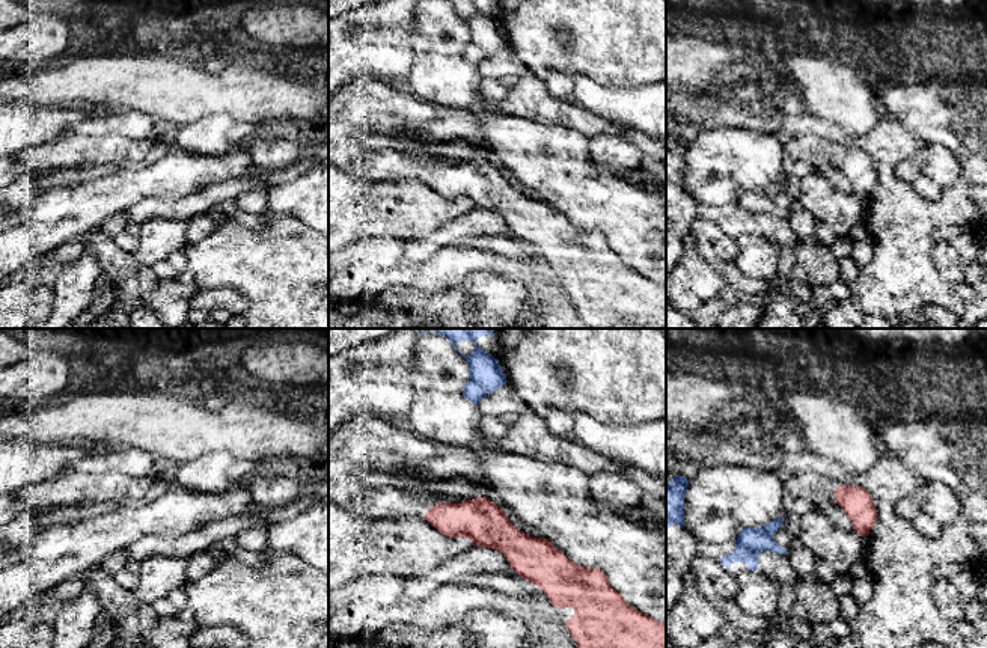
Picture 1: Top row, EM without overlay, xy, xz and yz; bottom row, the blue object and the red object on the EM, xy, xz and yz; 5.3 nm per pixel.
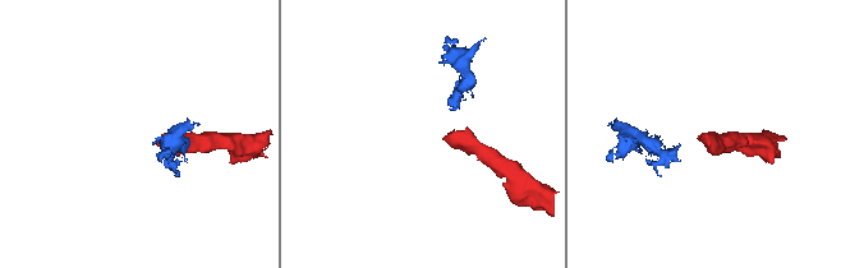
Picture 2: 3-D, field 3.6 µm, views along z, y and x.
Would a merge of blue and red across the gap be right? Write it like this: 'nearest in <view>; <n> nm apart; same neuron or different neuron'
nearest in yz; 280 nm apart; different neuron

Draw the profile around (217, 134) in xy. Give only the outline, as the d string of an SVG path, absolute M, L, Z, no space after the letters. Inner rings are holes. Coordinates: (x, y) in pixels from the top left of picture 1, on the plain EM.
M211 116L182 127L170 140L179 151L220 157L241 142L249 145L256 130L258 124L253 122Z

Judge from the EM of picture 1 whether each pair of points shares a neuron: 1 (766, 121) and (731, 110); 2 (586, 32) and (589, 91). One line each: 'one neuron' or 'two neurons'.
1: one neuron
2: two neurons

